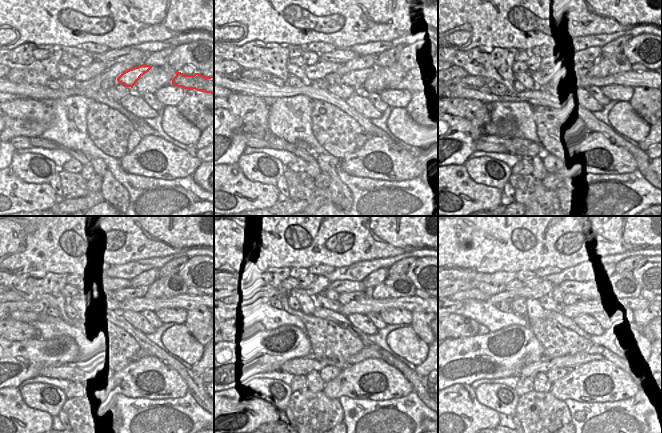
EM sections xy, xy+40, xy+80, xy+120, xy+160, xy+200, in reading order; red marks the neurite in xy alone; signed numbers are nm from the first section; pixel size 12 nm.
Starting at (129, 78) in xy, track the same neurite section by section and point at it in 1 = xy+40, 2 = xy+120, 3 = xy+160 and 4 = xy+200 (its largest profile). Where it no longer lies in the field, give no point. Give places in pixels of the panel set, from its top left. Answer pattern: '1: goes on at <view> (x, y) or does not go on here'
1: goes on at xy+40 (355, 79)
2: goes on at xy+120 (127, 293)
3: goes on at xy+160 (345, 297)
4: goes on at xy+200 (569, 298)

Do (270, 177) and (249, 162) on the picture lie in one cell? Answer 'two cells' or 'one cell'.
one cell

